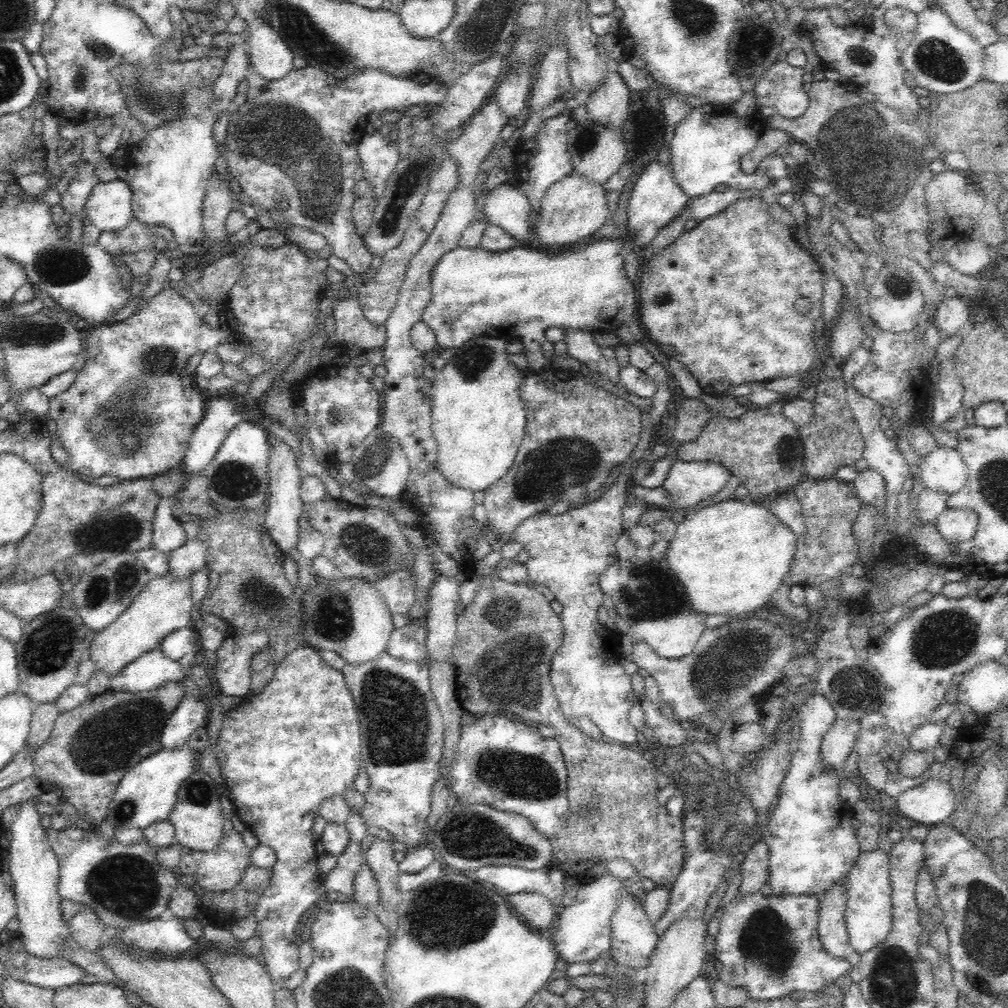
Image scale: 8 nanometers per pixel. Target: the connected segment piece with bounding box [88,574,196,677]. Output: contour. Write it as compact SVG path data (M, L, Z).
M168 574L152 578L125 612L94 636L88 650L94 668L108 677L114 676L145 652L160 646L168 634L192 625L195 618L188 581L172 579Z

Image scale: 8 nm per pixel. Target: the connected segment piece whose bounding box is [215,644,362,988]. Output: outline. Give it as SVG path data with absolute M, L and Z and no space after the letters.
M305 644L296 648L288 657L285 657L284 660L276 665L272 679L262 683L261 687L259 687L258 694L245 696L232 710L224 713L222 726L215 742L215 754L221 768L221 776L223 777L225 788L229 793L229 799L233 802L235 808L234 813L252 832L256 833L258 842L270 846L270 848L275 851L276 855L275 865L271 869L272 878L270 878L270 884L268 884L266 890L264 890L262 896L260 896L258 904L253 911L257 921L256 934L262 939L261 952L264 955L264 966L266 966L266 970L276 987L281 988L284 982L299 969L298 948L292 943L294 931L296 925L298 926L298 922L300 922L302 913L305 912L307 908L310 908L310 906L316 904L320 892L322 892L321 876L317 874L317 860L319 856L316 854L316 838L312 832L315 816L319 814L319 804L324 798L342 795L344 789L348 785L353 784L356 775L362 768L360 752L362 752L360 721L356 710L356 703L354 703L350 690L345 683L342 671L330 667L330 665L320 657L318 649Z

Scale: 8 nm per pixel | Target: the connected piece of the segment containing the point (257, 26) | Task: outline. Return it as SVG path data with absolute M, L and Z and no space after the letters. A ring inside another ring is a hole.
M264 18L250 20L246 31L251 65L264 79L279 80L294 69L294 52Z

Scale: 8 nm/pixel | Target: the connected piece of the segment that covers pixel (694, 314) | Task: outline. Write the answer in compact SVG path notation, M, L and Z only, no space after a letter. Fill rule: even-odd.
M748 193L738 197L728 208L718 214L702 220L696 228L685 231L668 248L664 248L658 256L654 256L648 264L644 263L636 278L636 291L640 306L636 309L639 320L644 323L643 327L647 334L646 340L660 344L671 344L674 346L673 358L684 364L693 374L696 381L706 394L720 397L724 391L731 387L738 387L746 382L764 383L772 379L785 378L788 376L800 376L802 372L810 369L810 365L816 356L814 339L814 322L822 317L821 298L823 295L822 273L818 263L805 251L799 247L796 241L796 230L788 226L783 226L770 215L768 204L754 193ZM796 298L809 298L811 302L810 310L805 314L796 312L794 302Z

